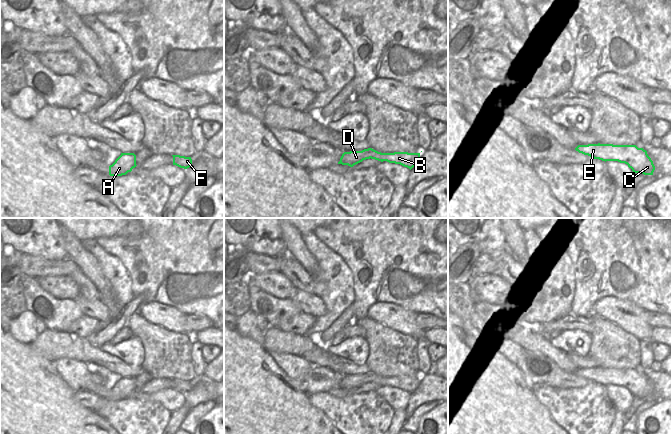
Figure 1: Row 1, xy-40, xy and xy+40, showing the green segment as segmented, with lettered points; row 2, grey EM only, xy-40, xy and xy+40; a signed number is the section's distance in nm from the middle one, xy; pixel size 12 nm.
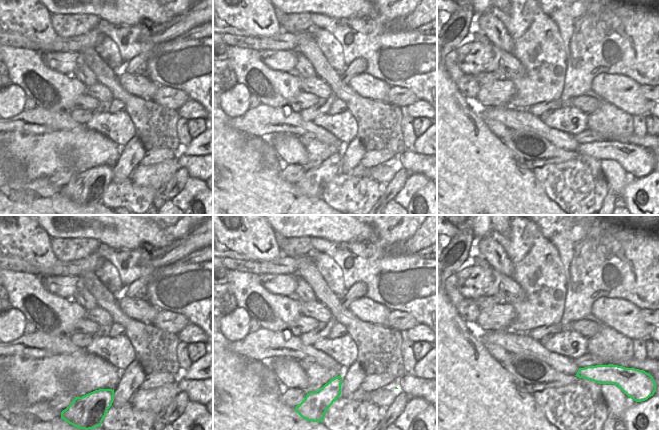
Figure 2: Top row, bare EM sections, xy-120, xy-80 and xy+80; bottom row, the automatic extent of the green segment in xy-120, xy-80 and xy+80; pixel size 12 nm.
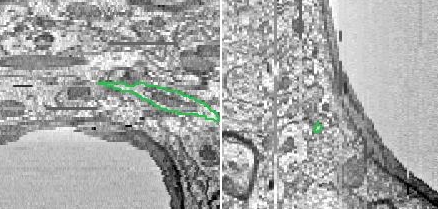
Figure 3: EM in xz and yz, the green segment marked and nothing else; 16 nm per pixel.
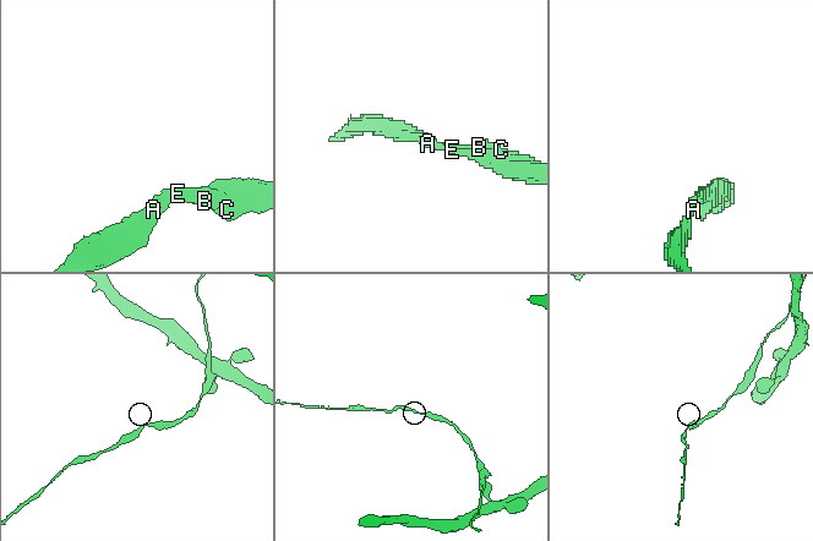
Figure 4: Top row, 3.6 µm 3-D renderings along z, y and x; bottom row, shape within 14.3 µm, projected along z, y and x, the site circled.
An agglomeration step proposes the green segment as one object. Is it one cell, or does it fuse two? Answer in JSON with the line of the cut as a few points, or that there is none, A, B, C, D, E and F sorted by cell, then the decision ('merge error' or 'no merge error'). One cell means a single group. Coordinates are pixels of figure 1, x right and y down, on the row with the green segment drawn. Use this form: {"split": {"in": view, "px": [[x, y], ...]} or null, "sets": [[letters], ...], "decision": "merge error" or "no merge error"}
{"split": null, "sets": [["A", "B", "C", "D", "E", "F"]], "decision": "no merge error"}

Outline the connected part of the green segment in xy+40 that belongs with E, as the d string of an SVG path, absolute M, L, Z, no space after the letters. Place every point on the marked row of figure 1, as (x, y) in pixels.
M588 144L578 145L576 151L602 161L625 163L634 173L653 175L655 166L647 151L636 145Z

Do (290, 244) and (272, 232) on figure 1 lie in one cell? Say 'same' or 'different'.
different

